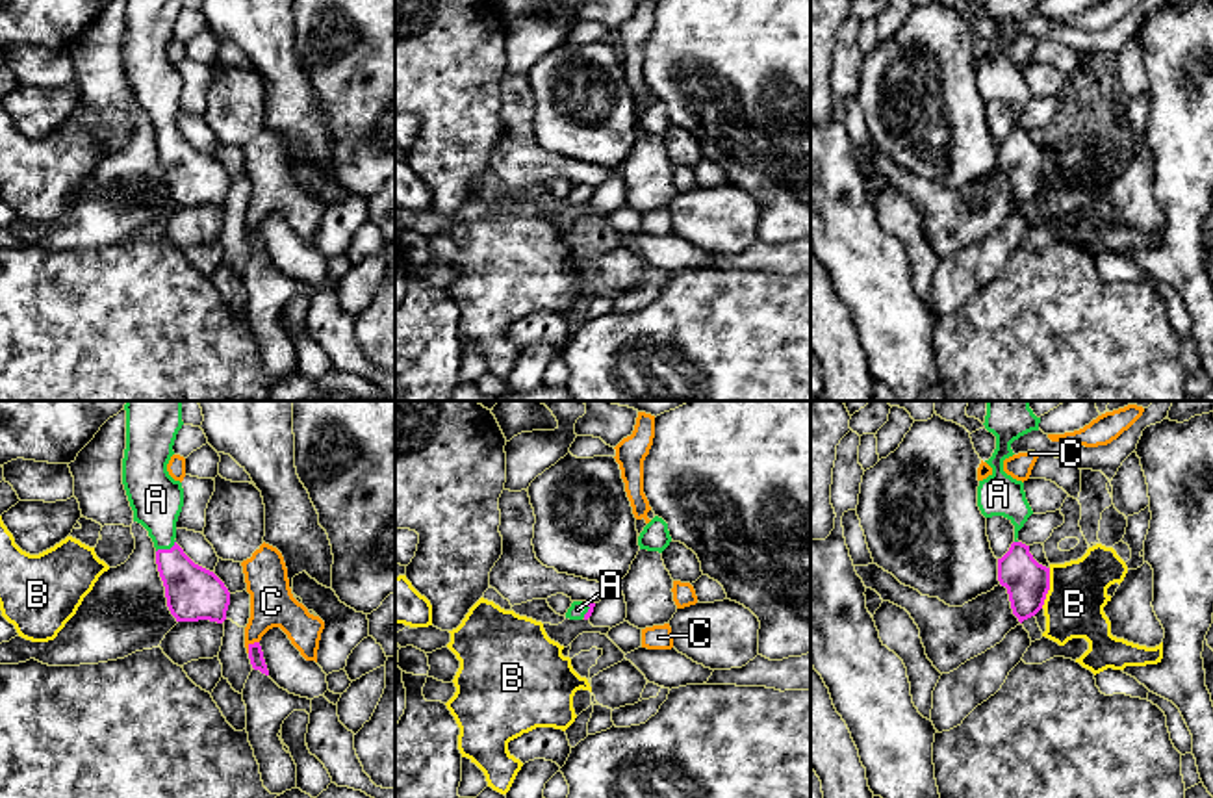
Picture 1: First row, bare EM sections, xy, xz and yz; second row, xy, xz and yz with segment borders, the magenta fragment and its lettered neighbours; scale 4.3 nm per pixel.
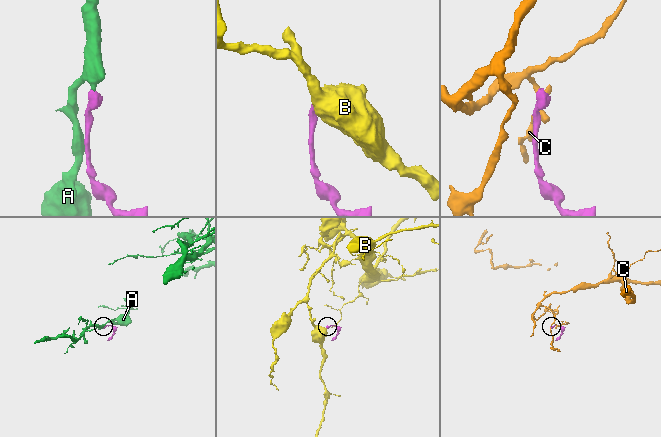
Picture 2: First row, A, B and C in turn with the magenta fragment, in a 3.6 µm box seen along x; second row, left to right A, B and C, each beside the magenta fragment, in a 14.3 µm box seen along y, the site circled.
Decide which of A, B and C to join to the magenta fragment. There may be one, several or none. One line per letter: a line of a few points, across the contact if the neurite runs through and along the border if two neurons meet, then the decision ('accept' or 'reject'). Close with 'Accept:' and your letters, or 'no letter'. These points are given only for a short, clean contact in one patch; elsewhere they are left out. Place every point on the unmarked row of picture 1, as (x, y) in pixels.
A: line xy (193, 177), (165, 134), (156, 84); accept
B: line yz (1050, 153), (1050, 173), (1041, 192); reject
C: line xy (258, 225), (247, 236); reject
Accept: A

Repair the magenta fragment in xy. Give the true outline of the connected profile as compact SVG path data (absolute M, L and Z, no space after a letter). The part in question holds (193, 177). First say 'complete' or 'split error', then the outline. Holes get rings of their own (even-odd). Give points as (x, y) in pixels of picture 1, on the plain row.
split error | M126 0L126 33L122 43L122 69L134 95L156 132L156 148L165 171L167 191L176 206L210 204L223 208L230 189L230 176L210 154L195 148L176 128L176 106L184 91L184 72L174 65L167 48L174 39L172 30L182 13L182 0Z

